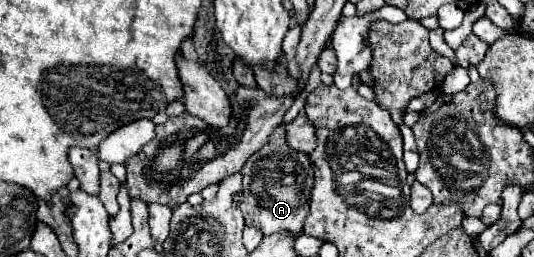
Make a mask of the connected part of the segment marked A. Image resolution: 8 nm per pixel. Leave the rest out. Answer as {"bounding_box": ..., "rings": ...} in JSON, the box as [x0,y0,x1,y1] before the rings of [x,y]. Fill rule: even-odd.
{"bounding_box":[242,126,314,238],"rings":[[[278,126],[268,144],[260,148],[242,168],[242,204],[246,226],[260,228],[266,236],[276,232],[290,232],[294,238],[302,234],[306,216],[310,214],[310,192],[314,188],[314,174],[308,154],[288,146],[286,128]]]}

